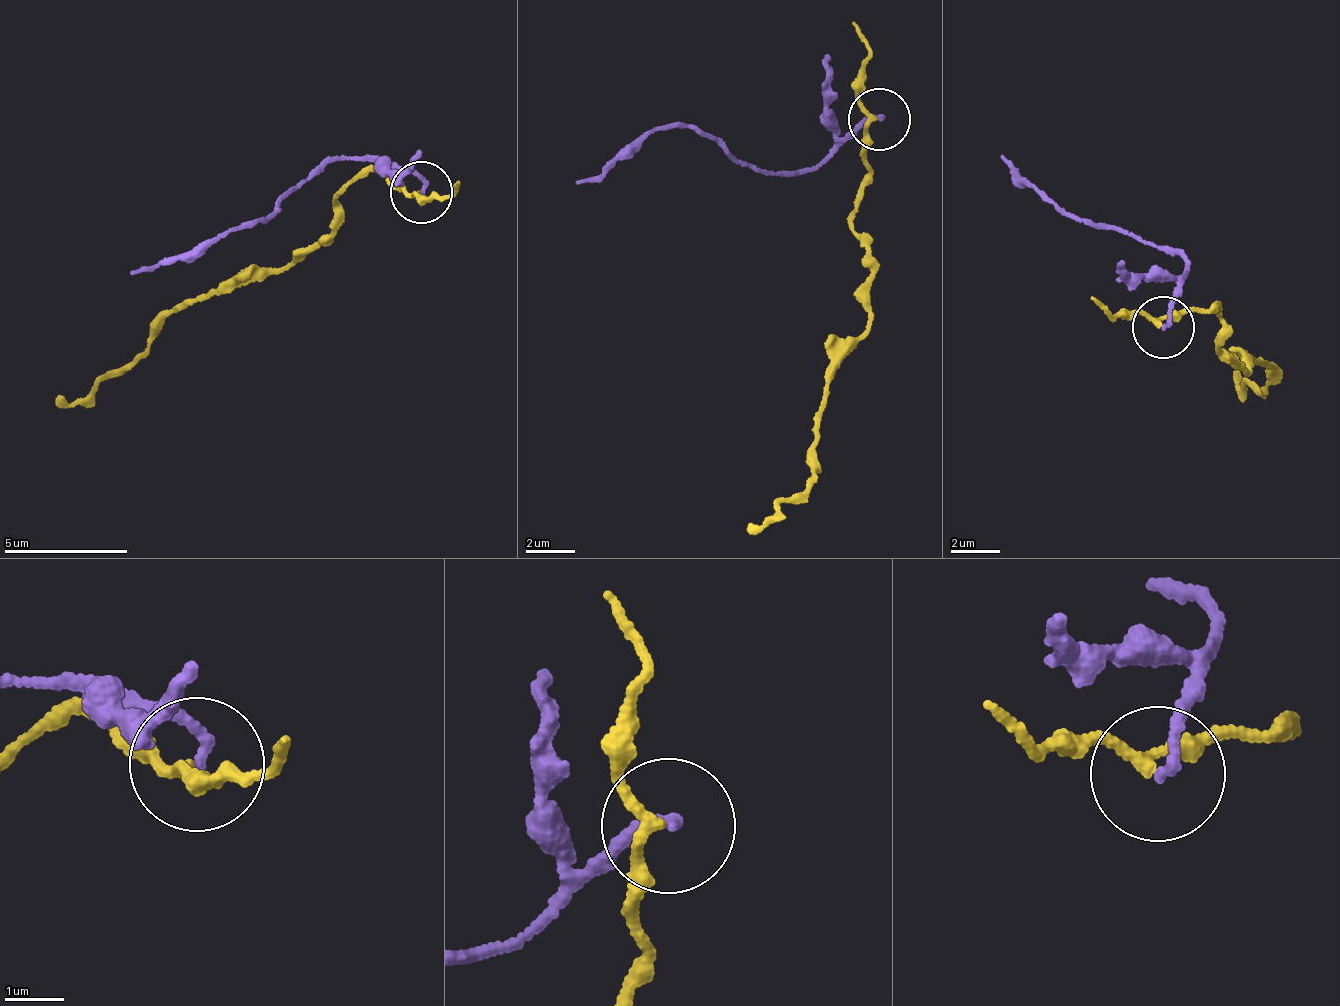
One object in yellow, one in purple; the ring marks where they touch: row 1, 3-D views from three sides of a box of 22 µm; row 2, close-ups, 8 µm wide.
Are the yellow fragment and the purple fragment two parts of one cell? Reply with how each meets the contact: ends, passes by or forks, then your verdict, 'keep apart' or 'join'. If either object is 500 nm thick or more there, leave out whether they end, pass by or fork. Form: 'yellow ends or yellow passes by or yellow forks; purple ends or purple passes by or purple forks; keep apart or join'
yellow passes by; purple ends; keep apart

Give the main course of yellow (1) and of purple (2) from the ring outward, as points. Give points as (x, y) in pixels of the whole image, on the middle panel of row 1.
1: (877, 120), (851, 226), (873, 251), (862, 339), (837, 354), (817, 461), (772, 523), (748, 531)
2: (877, 120), (863, 122), (821, 161), (788, 175), (729, 154), (677, 126), (638, 137), (579, 182)

